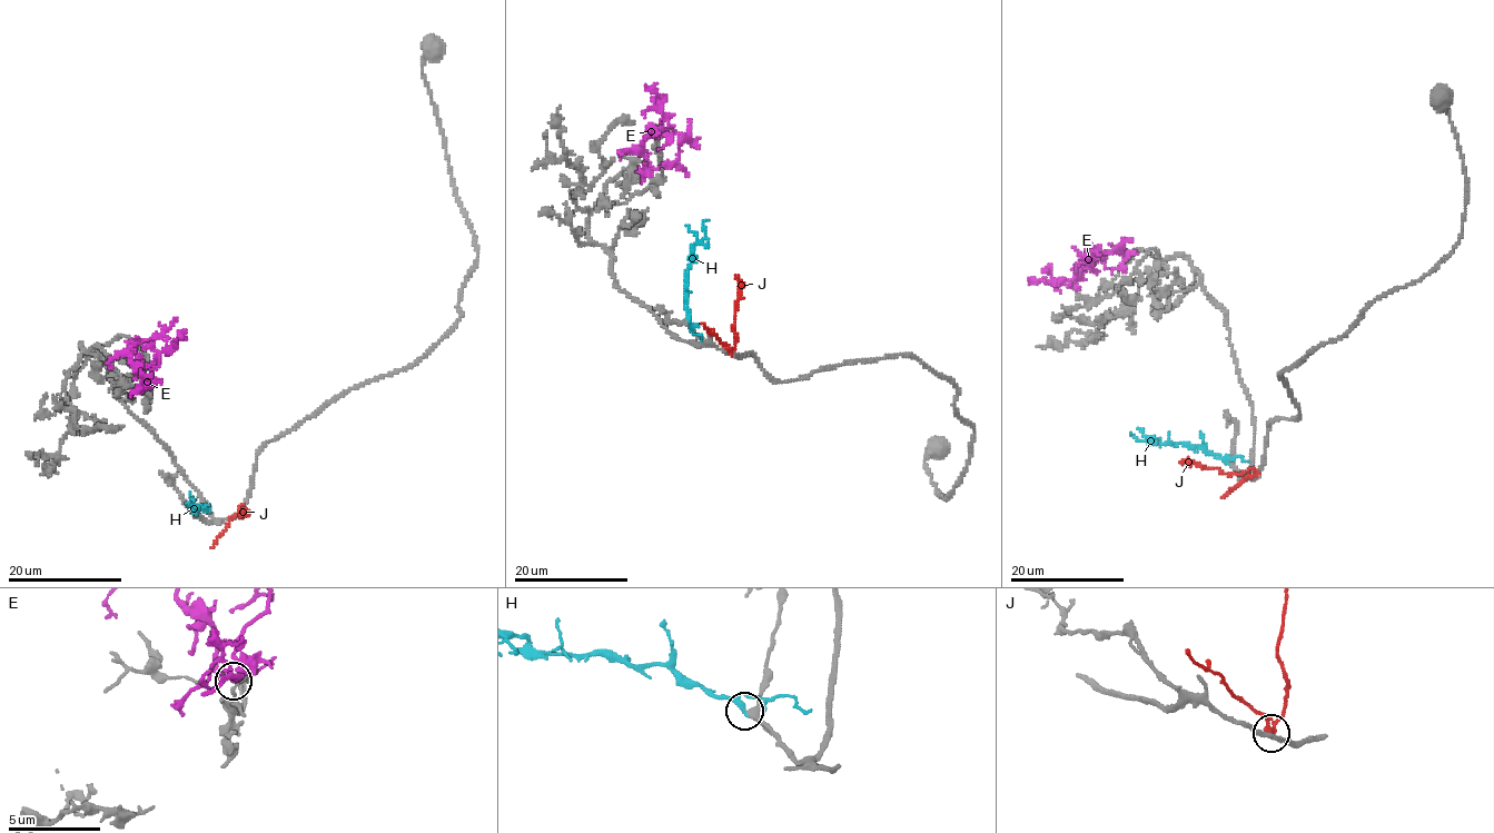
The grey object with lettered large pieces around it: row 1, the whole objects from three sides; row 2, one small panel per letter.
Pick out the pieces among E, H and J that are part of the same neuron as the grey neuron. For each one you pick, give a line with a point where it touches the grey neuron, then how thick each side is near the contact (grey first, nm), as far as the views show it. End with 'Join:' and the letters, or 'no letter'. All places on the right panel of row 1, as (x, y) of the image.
H: (1226, 460) | 360/200 nm
Join: H

